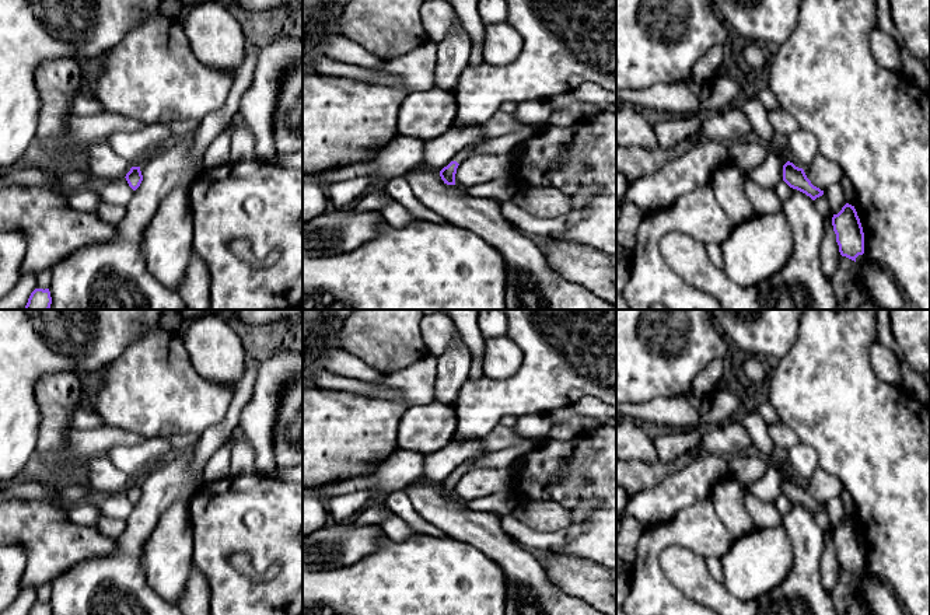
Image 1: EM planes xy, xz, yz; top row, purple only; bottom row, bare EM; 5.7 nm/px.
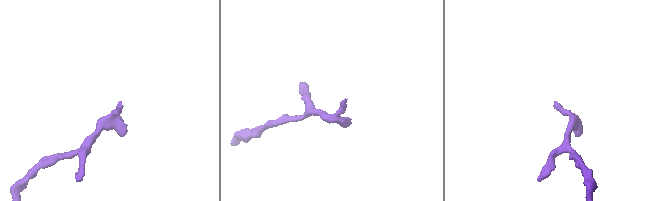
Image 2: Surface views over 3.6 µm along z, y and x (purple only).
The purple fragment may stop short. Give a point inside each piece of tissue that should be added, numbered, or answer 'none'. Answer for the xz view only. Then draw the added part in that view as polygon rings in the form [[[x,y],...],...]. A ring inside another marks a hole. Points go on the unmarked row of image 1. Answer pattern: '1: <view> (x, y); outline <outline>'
1: xz (500, 437); outline [[[503,424],[496,426],[489,434],[486,434],[482,438],[475,440],[475,443],[480,443],[482,444],[482,451],[478,452],[476,455],[473,455],[472,458],[469,458],[468,461],[465,461],[464,464],[461,464],[454,475],[457,475],[458,478],[461,478],[462,475],[465,475],[472,465],[475,464],[476,459],[493,452],[493,451],[500,451],[508,447],[514,447],[518,445],[524,441],[525,438],[518,436],[513,427],[506,427]]]

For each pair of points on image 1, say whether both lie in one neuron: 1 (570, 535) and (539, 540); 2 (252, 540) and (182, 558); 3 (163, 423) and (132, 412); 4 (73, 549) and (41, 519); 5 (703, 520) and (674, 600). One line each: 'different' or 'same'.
1: same
2: different
3: same
4: same
5: same

